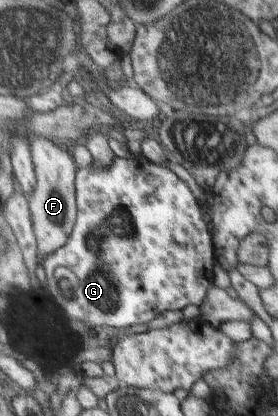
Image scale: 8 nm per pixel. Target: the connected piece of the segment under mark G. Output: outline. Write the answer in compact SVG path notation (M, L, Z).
M143 152L131 153L127 158L117 157L111 167L97 167L96 163L89 168L79 167L79 172L77 172L77 206L80 208L77 226L71 234L69 244L59 248L59 252L55 256L47 256L47 260L45 260L45 268L49 274L49 282L51 282L51 292L57 296L59 304L69 312L71 318L82 320L95 328L111 326L111 328L121 330L125 328L127 330L137 324L147 325L149 322L153 322L157 316L161 316L163 312L185 310L189 304L195 304L201 308L207 300L210 288L215 284L216 242L205 218L203 218L203 210L206 208L201 206L197 196L193 194L193 190L187 186L187 182L177 172L173 172L169 167L154 163Z

